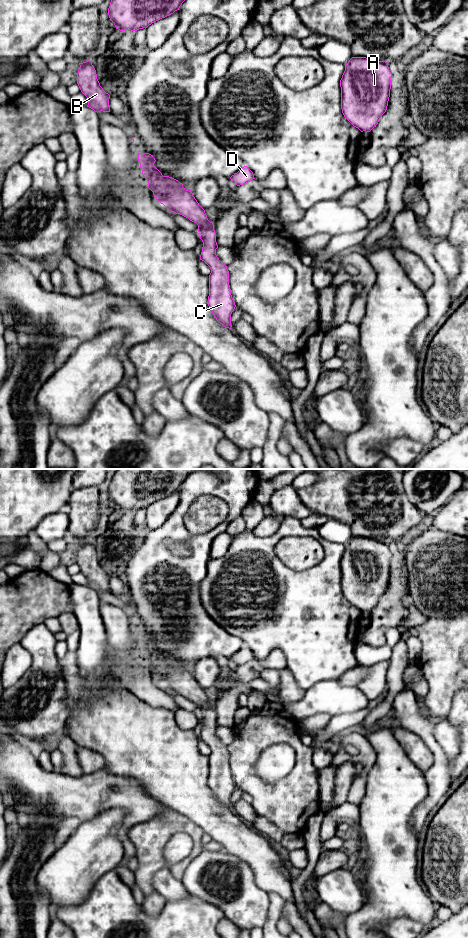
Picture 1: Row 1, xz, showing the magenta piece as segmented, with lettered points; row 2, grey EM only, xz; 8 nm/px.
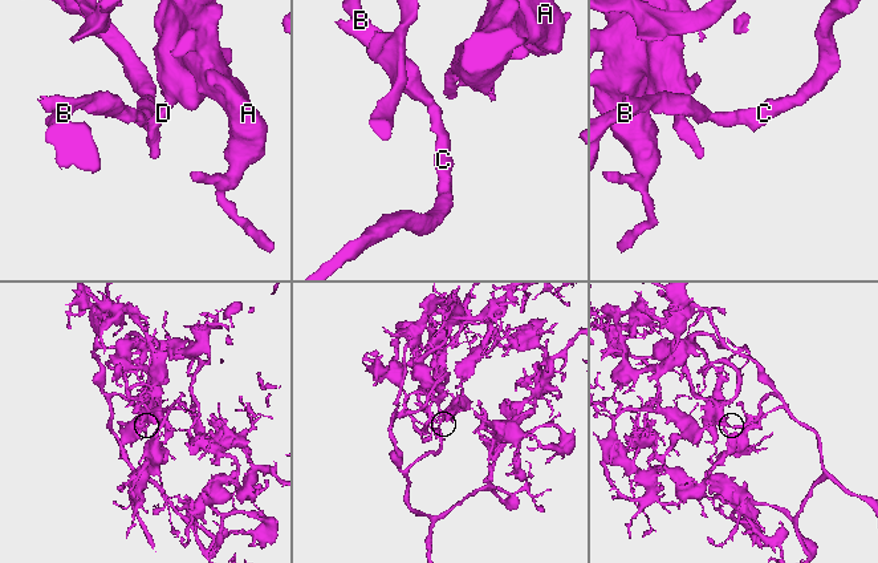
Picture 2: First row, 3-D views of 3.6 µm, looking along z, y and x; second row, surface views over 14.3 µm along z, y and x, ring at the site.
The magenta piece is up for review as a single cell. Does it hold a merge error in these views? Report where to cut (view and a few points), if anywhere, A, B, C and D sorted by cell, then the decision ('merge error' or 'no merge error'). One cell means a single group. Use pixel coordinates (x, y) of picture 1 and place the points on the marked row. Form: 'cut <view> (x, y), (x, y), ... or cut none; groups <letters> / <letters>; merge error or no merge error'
cut none; groups A B C D; no merge error

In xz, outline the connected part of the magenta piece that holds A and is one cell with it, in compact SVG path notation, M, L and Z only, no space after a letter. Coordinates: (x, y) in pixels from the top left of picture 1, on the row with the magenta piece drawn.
M352 57L340 80L344 117L361 132L370 132L386 112L392 74L388 63Z

